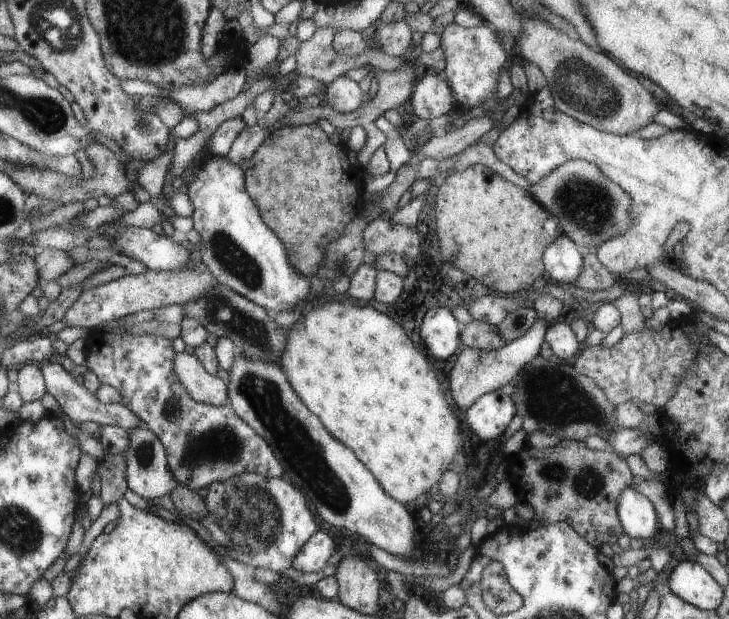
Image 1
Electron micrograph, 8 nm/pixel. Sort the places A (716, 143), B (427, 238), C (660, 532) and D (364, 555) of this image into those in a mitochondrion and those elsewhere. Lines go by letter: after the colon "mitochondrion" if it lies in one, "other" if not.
A: other
B: other
C: other
D: other

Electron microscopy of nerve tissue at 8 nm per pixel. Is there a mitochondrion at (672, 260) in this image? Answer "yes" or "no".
no

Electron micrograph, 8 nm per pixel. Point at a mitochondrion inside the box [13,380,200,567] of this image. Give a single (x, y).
(144, 453)

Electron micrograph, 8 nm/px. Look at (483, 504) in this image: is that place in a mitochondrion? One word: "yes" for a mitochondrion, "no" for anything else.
no

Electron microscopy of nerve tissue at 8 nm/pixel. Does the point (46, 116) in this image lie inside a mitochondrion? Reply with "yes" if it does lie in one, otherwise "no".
yes

